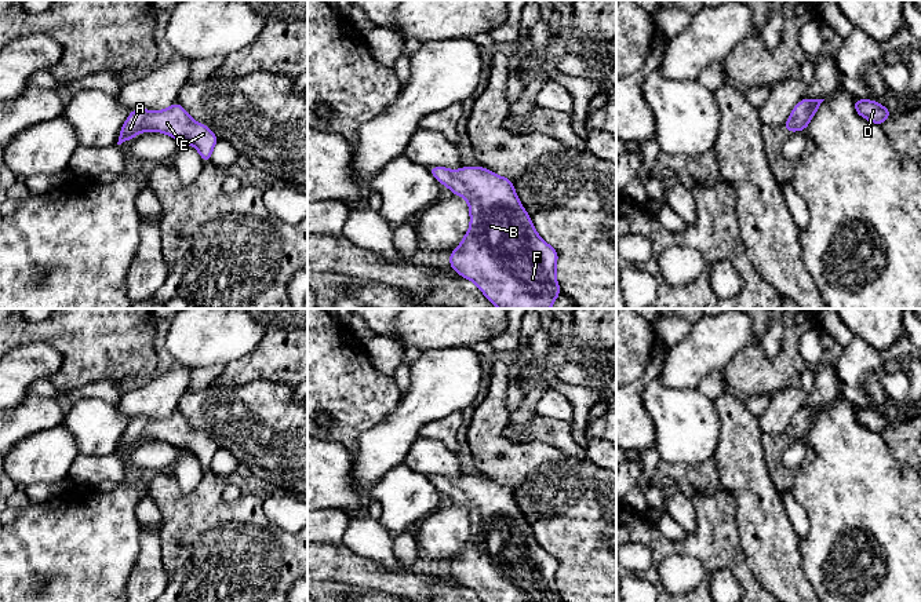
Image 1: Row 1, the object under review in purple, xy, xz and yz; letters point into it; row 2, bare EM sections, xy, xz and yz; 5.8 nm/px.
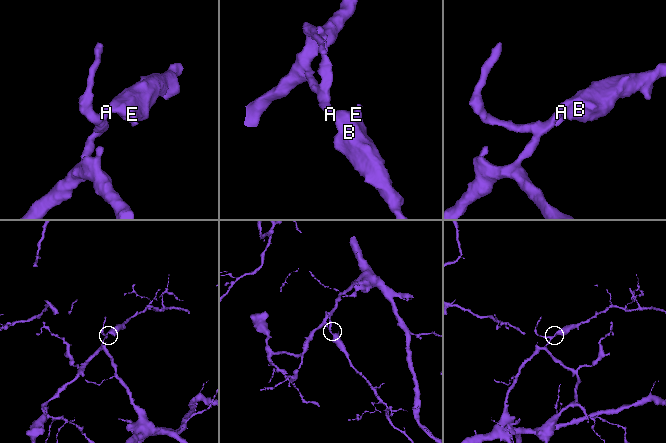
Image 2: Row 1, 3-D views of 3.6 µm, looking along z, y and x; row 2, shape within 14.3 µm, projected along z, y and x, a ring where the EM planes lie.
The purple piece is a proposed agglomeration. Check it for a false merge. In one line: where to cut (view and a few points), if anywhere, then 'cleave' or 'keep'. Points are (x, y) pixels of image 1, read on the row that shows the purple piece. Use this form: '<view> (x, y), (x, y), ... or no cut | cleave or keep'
no cut | keep

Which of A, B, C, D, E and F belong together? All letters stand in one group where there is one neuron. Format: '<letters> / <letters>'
A B C D E F

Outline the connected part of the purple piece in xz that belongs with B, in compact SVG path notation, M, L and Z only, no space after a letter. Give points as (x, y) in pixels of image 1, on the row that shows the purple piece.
M484 167L427 169L452 194L462 196L469 203L470 229L449 253L449 266L473 281L498 309L550 309L561 293L556 278L558 253L536 233L512 180Z

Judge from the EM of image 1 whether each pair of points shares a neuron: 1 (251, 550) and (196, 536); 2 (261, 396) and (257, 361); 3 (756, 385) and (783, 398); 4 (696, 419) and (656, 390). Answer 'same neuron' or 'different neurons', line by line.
1: same neuron
2: different neurons
3: different neurons
4: same neuron

